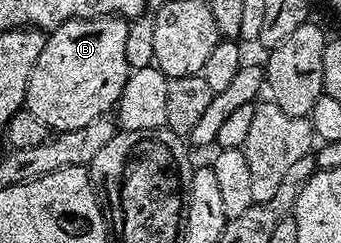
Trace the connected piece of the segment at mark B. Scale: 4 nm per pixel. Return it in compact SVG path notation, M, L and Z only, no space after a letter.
M120 16L68 20L45 37L43 54L31 70L25 108L54 133L79 130L87 122L112 113L131 71L127 62L130 21Z

